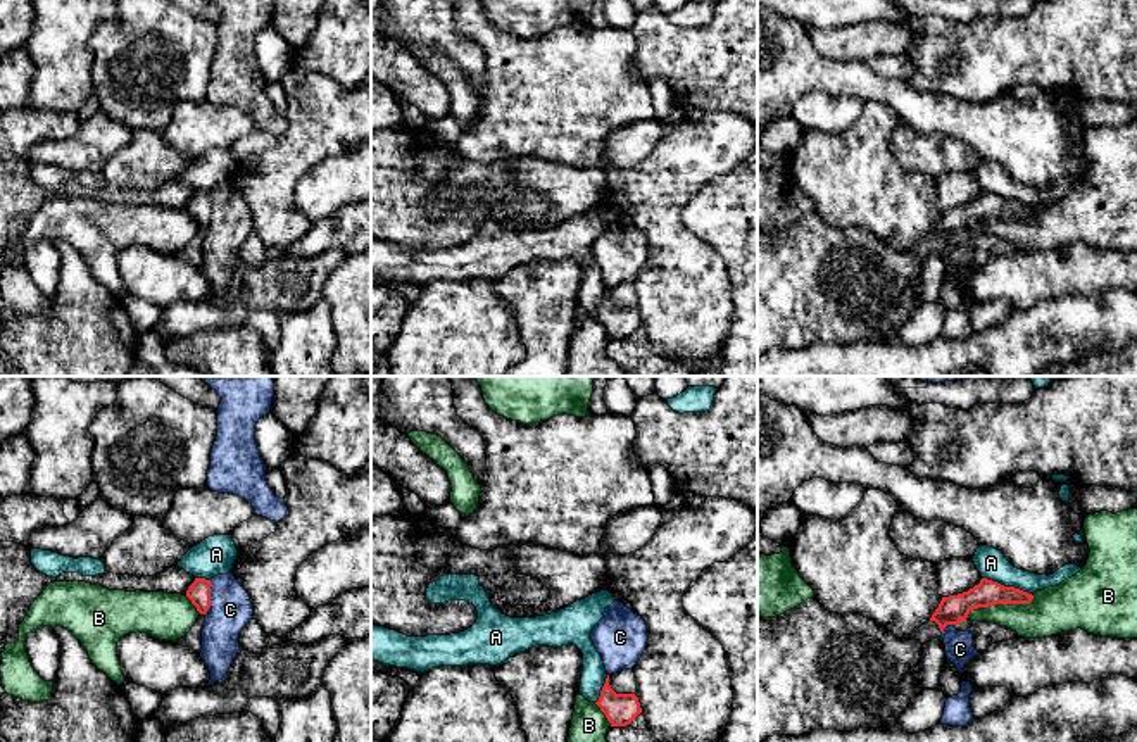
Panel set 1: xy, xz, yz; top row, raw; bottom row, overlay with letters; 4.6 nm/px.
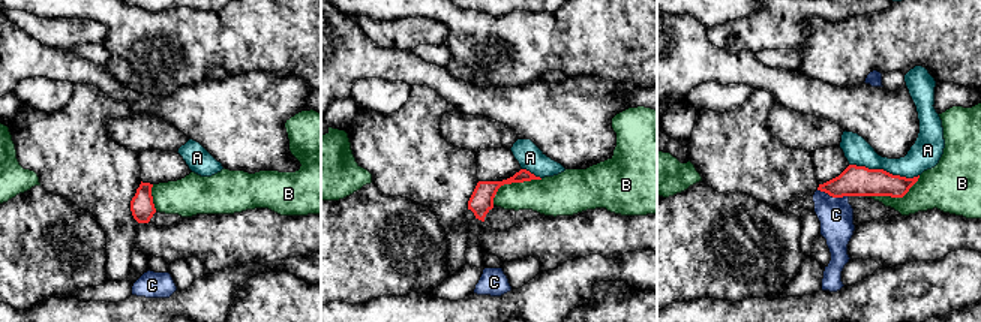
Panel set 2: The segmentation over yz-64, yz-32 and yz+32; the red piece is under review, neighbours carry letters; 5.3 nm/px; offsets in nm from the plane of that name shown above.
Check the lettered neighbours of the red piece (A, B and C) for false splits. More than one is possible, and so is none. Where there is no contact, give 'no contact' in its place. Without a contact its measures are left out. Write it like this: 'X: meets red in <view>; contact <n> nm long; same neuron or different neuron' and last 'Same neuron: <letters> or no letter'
A: meets red in yz; contact 240 nm long; different neuron
B: meets red in yz; contact 340 nm long; different neuron
C: meets red in xy; contact 170 nm long; different neuron
Same neuron: no letter

